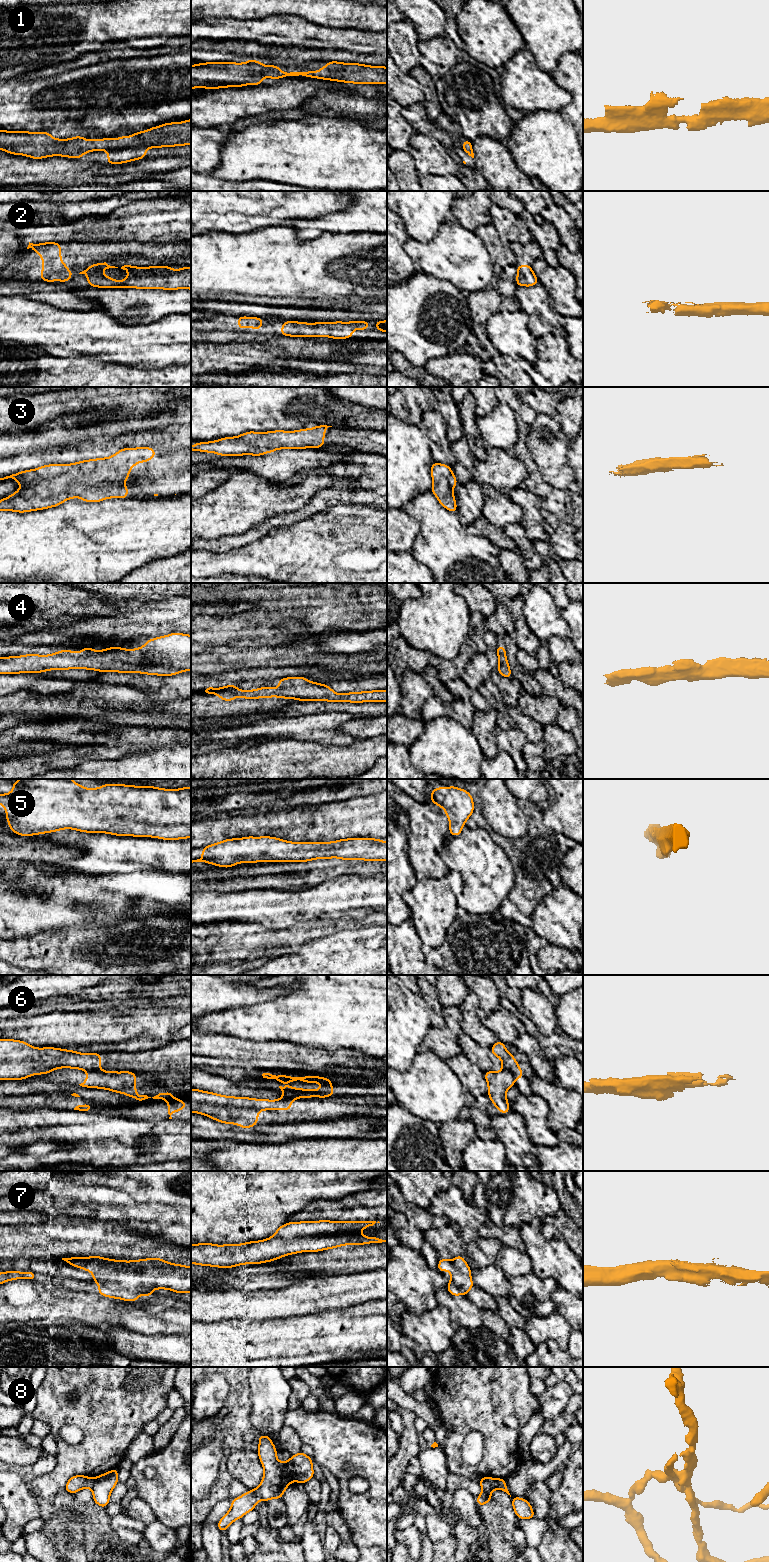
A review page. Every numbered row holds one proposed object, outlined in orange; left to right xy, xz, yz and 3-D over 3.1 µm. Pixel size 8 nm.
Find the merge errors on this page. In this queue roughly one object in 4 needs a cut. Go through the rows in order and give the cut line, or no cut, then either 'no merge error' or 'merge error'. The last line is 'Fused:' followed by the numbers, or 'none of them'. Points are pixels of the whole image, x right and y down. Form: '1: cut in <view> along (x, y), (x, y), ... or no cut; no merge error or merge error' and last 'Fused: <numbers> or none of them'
1: no cut; no merge error
2: no cut; no merge error
3: no cut; no merge error
4: no cut; no merge error
5: no cut; no merge error
6: cut in yz along (503, 1068), (507, 1069), (515, 1080); merge error
7: no cut; no merge error
8: cut in xz along (284, 1463), (288, 1475), (293, 1480); merge error
Fused: 6, 8

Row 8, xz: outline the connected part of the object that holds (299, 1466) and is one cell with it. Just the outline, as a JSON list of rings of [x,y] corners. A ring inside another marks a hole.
[[[300,1451],[291,1456],[285,1465],[292,1480],[304,1484],[314,1478],[313,1462],[309,1456]]]

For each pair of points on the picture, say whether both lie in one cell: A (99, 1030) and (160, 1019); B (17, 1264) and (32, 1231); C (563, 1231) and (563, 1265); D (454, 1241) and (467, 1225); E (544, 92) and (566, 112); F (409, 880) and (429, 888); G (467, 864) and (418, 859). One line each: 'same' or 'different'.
A: same
B: different
C: different
D: different
E: different
F: different
G: different

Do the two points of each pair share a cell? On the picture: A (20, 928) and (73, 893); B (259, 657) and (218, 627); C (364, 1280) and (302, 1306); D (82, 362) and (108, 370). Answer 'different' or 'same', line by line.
A: same
B: different
C: same
D: same

